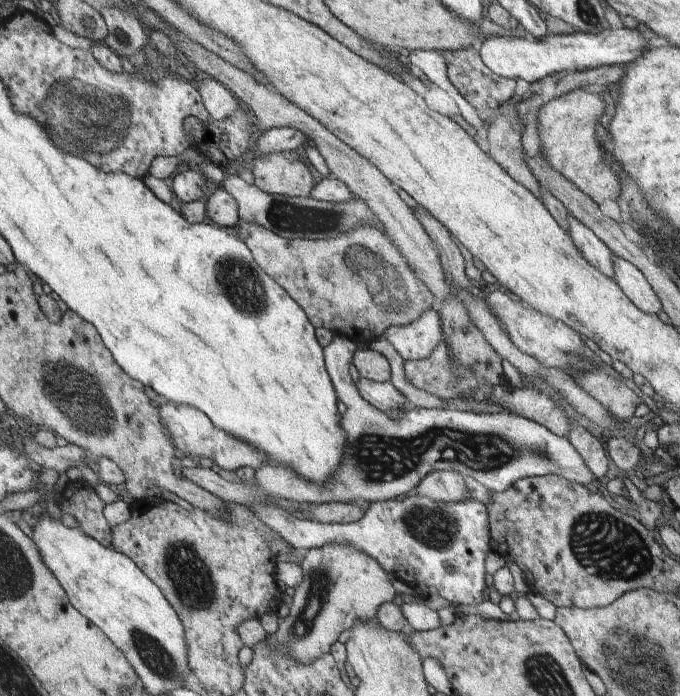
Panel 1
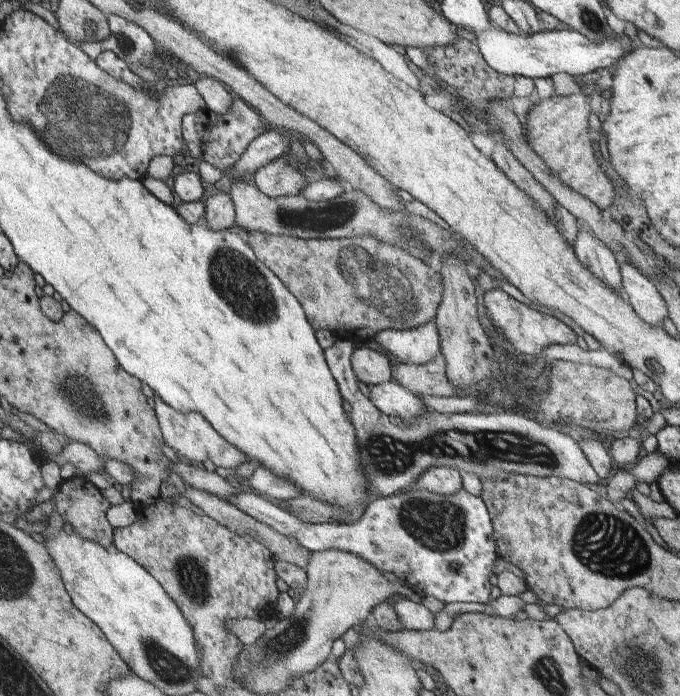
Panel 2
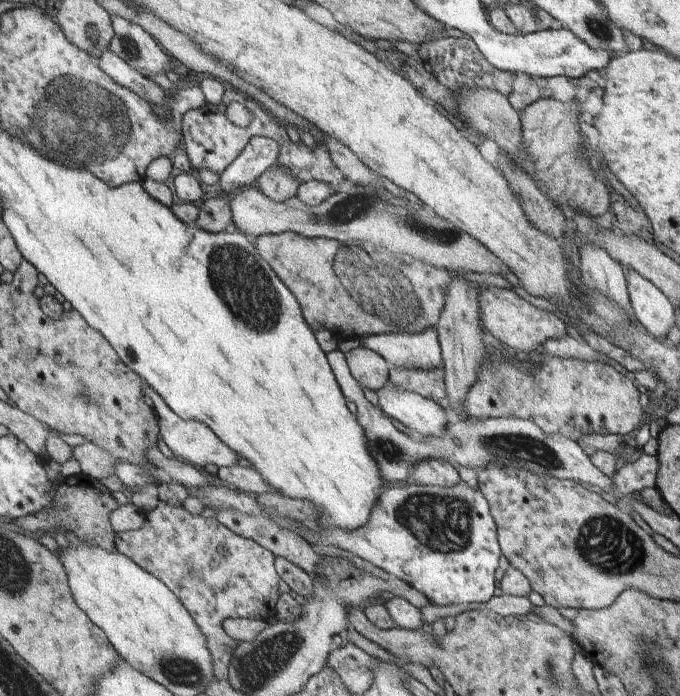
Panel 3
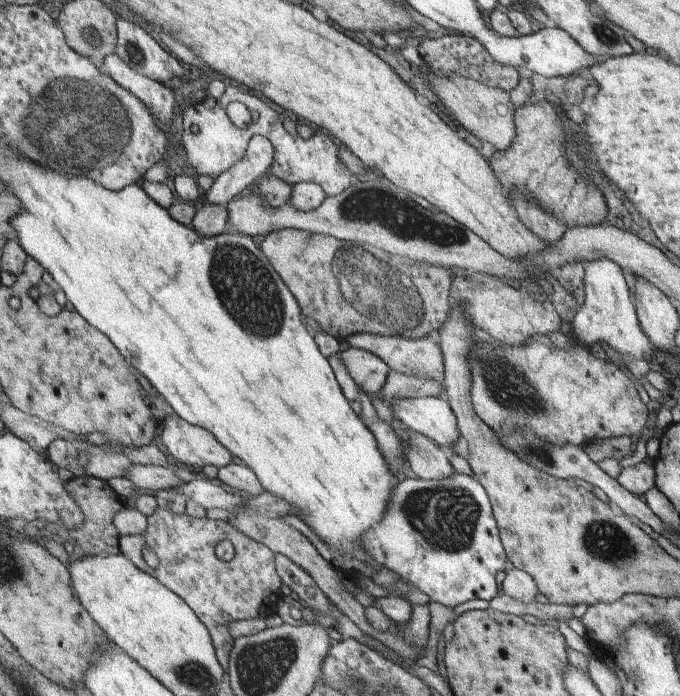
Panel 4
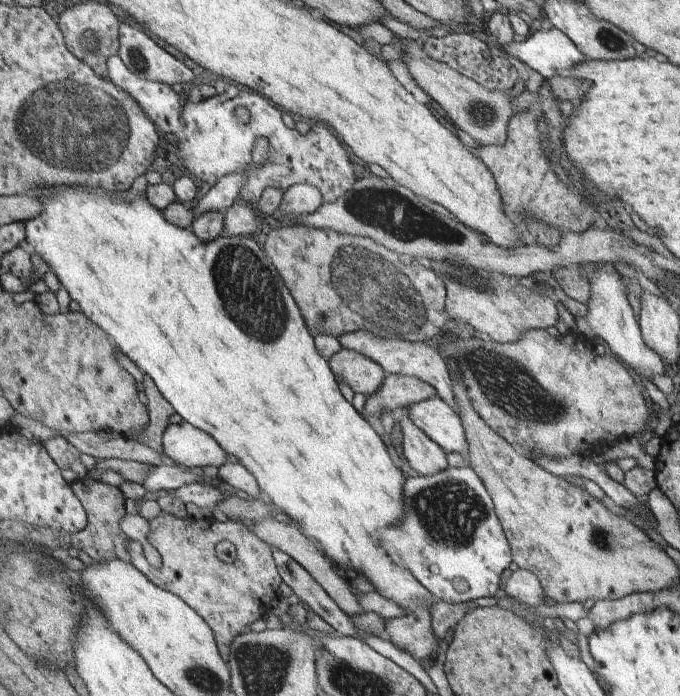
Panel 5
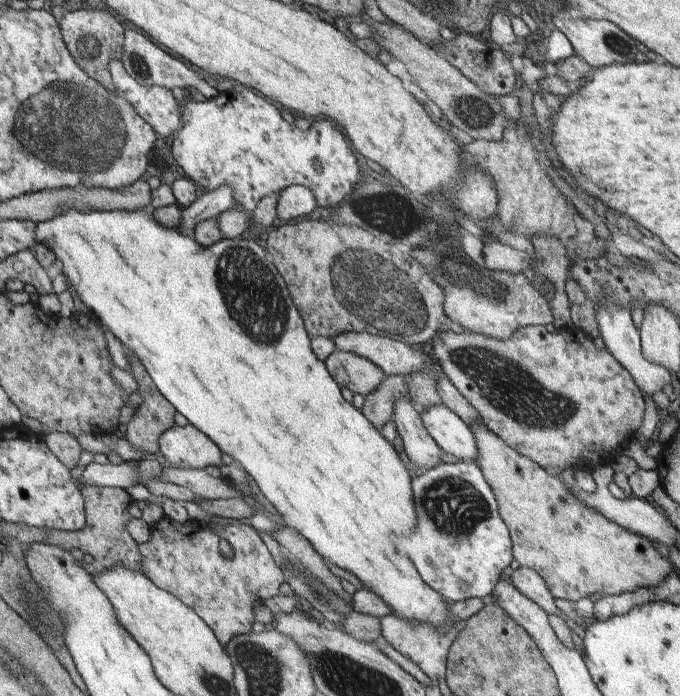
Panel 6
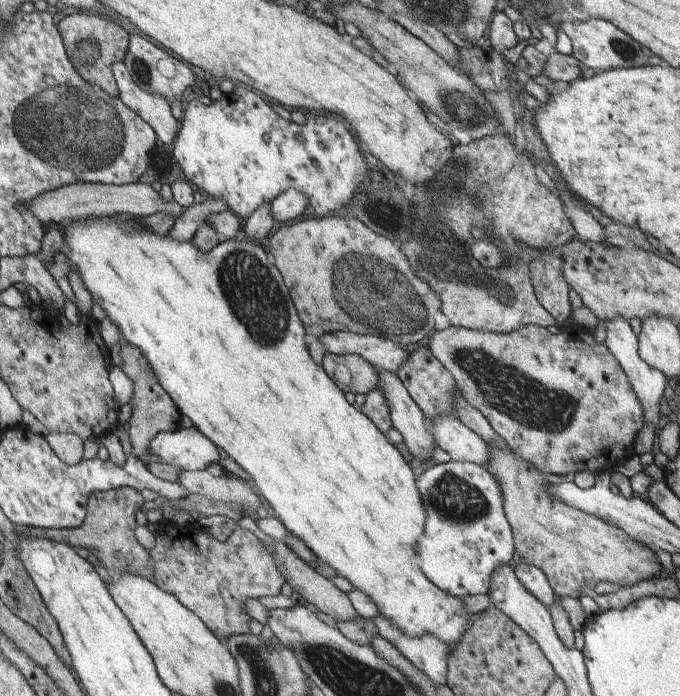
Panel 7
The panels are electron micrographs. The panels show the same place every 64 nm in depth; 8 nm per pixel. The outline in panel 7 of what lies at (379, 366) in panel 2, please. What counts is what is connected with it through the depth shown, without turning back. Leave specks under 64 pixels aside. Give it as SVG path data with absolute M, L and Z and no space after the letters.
M327 352L322 365L328 376L341 383L340 388L345 391L367 394L377 388L379 373L364 357Z

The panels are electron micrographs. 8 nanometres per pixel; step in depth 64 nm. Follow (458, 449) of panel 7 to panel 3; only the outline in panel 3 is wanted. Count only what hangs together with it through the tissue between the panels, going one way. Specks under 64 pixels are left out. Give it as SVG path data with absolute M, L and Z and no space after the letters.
M391 383L376 390L380 409L419 436L442 436L446 432L446 410L438 401L408 393Z

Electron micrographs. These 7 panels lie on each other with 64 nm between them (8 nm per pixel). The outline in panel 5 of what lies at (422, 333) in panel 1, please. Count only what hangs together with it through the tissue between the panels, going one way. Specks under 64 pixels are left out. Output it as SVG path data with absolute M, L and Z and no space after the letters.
M352 331L337 338L342 348L353 352L363 353L371 360L378 362L387 374L402 374L416 379L421 379L431 388L436 390L436 396L446 401L452 409L456 409L456 400L452 396L452 379L447 363L440 352L434 347L428 346L425 341L411 342L401 340L400 337L382 337L366 331Z

